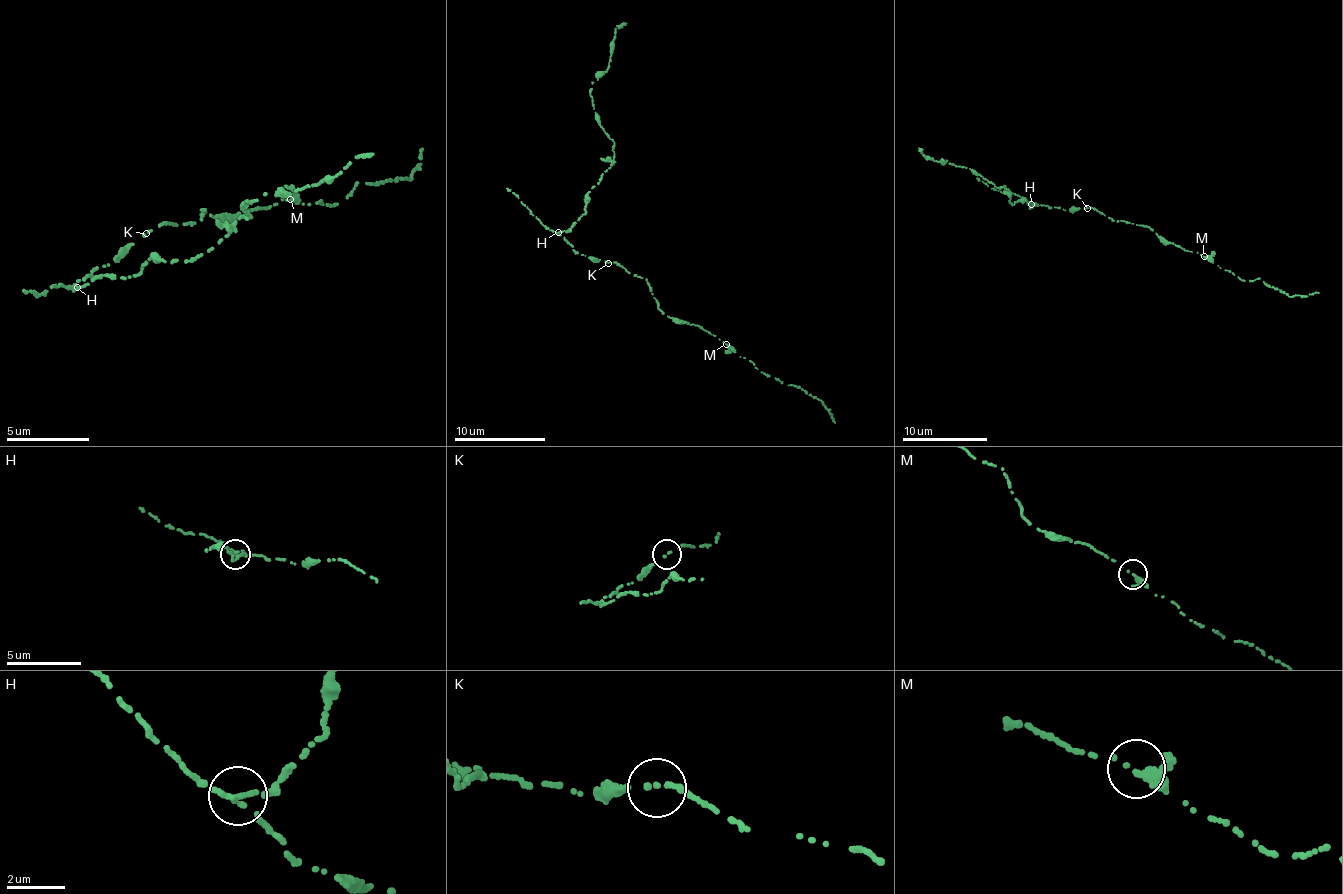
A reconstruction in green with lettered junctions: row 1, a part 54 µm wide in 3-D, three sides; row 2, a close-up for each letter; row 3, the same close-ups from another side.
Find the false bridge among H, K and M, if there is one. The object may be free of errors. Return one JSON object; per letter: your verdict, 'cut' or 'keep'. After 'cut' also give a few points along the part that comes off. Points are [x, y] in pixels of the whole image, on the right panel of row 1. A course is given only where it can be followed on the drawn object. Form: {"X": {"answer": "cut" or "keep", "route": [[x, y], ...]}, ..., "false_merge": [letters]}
{"H": {"answer": "cut", "route": [[1032, 204], [1036, 206], [1029, 208], [1024, 200], [1012, 204], [1008, 189], [970, 168], [930, 159], [921, 151]]}, "K": {"answer": "keep"}, "M": {"answer": "keep"}, "false_merge": ["H"]}

